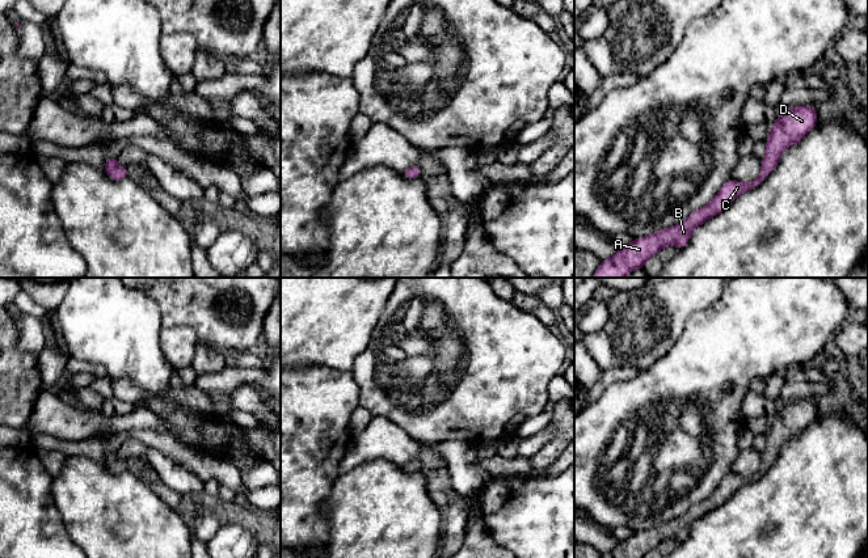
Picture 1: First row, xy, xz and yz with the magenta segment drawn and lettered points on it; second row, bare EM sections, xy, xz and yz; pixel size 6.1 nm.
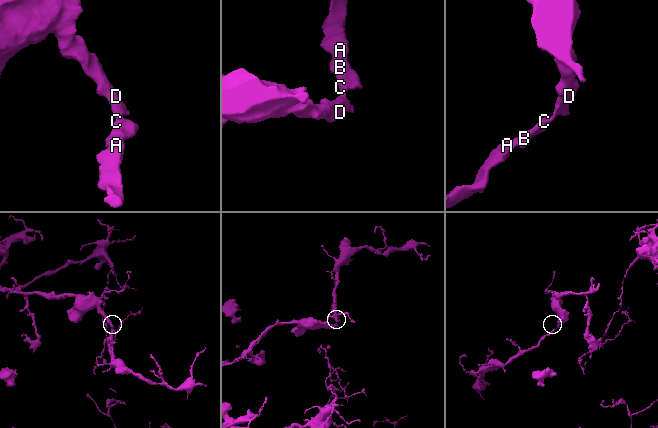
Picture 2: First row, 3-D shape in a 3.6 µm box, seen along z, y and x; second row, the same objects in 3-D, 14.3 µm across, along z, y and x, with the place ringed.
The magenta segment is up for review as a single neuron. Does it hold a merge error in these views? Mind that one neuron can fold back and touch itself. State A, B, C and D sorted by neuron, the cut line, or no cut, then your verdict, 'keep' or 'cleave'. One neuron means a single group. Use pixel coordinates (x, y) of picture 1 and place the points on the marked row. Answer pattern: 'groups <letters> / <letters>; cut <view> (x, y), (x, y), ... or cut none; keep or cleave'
groups A B C D; cut none; keep

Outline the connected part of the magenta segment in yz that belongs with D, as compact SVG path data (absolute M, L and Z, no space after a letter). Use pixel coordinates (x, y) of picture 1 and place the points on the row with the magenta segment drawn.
M814 106L785 109L771 126L762 170L757 179L749 183L728 179L711 202L694 211L684 221L619 248L612 258L601 262L593 278L625 278L629 271L644 269L646 259L665 246L674 245L683 249L698 225L724 211L742 193L759 186L776 168L781 153L789 145L799 143L816 124Z

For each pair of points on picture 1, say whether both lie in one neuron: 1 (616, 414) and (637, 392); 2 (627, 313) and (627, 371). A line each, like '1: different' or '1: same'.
1: same
2: different

